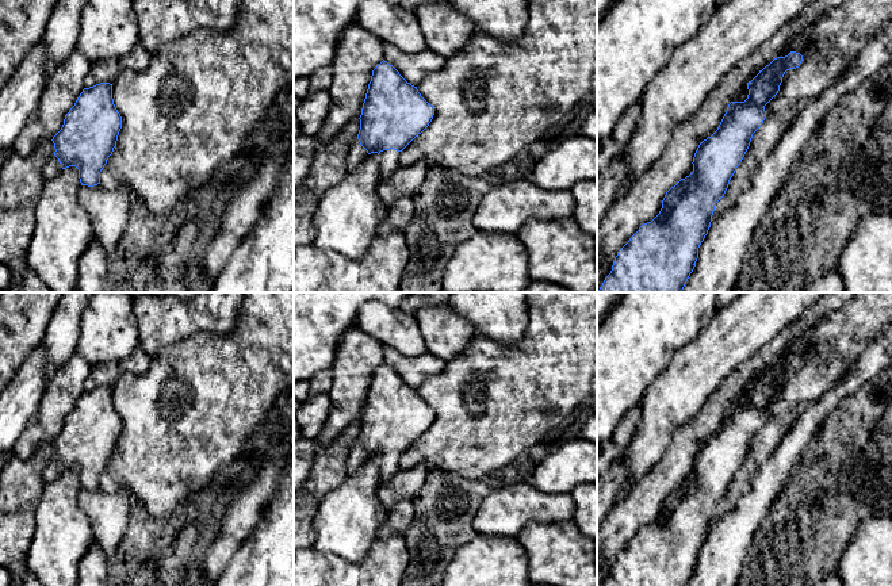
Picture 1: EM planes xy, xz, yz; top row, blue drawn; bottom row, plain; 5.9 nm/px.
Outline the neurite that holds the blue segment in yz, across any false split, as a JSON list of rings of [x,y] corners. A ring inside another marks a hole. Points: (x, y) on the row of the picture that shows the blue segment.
[[[847,0],[805,27],[728,104],[717,130],[704,139],[686,175],[671,187],[659,214],[643,223],[615,257],[598,292],[682,292],[711,222],[735,206],[754,171],[809,102],[830,88],[855,55],[892,23],[892,0]]]

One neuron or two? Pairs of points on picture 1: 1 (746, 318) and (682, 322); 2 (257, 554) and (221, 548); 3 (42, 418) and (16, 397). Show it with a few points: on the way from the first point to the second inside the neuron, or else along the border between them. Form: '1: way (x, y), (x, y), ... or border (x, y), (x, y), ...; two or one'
1: border (719, 307), (712, 321), (689, 344); two
2: border (255, 525), (222, 571); two
3: border (46, 385), (37, 410), (16, 439); two

